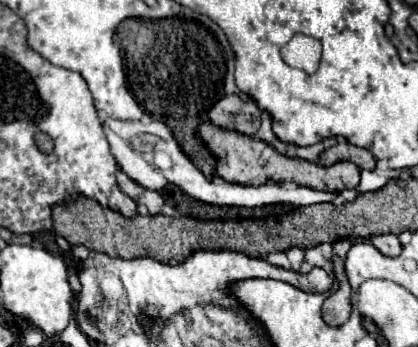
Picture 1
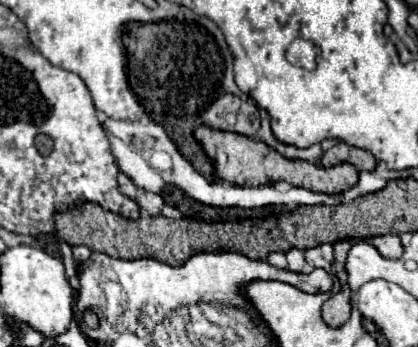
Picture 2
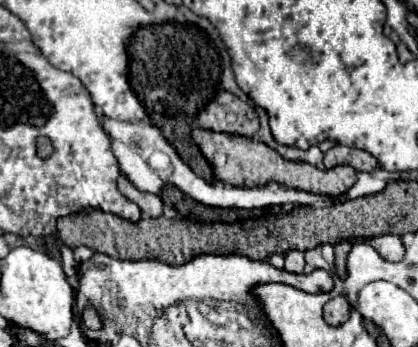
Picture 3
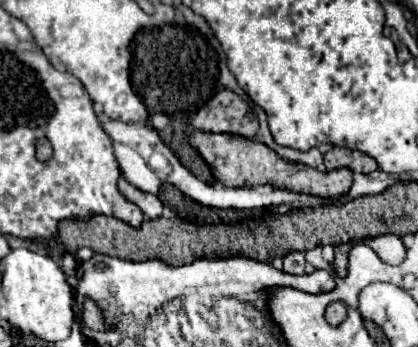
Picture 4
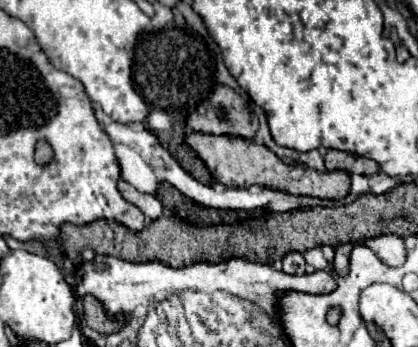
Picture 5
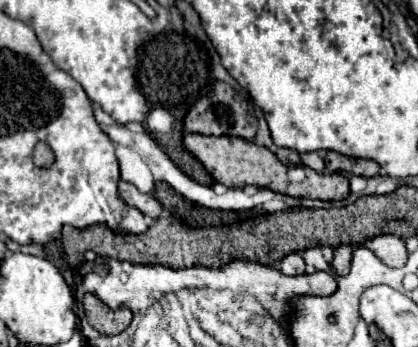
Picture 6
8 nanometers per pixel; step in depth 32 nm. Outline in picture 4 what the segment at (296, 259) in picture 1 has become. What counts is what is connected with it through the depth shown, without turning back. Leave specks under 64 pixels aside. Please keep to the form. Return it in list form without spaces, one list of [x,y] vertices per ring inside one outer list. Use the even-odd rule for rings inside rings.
[[[288,252],[284,256],[284,270],[288,274],[302,274],[304,266],[306,266],[306,260],[304,260],[302,252]]]

